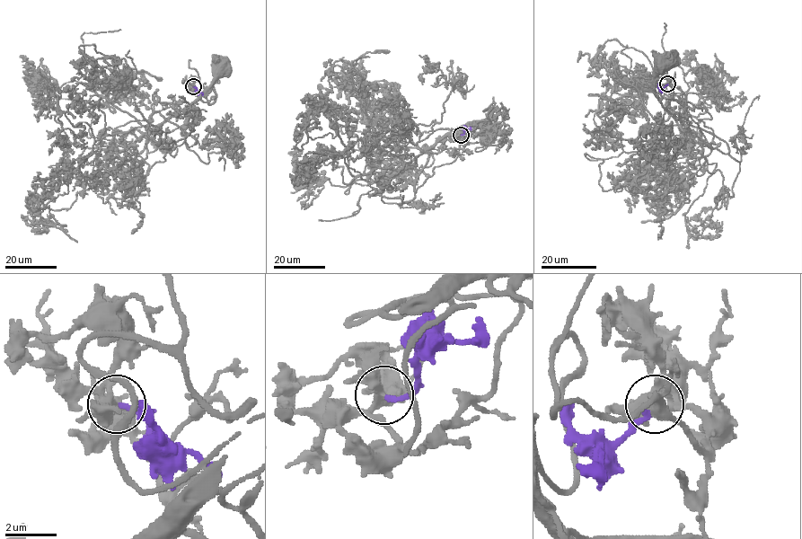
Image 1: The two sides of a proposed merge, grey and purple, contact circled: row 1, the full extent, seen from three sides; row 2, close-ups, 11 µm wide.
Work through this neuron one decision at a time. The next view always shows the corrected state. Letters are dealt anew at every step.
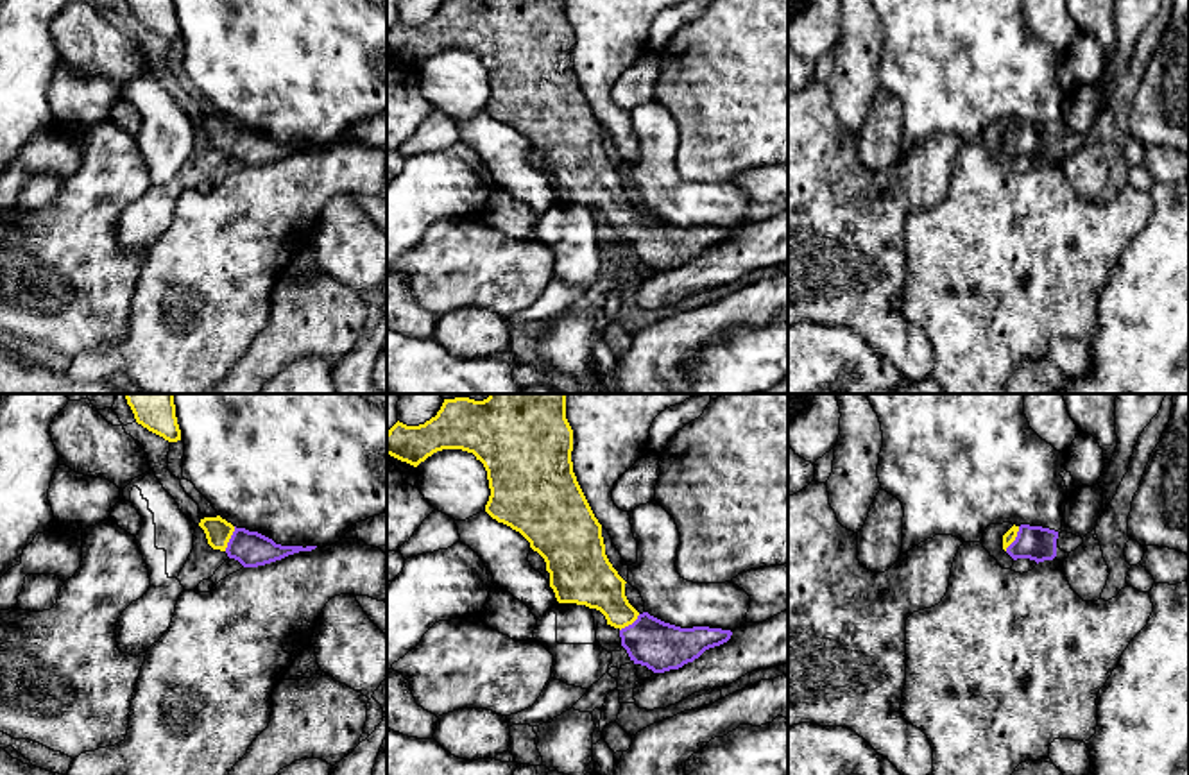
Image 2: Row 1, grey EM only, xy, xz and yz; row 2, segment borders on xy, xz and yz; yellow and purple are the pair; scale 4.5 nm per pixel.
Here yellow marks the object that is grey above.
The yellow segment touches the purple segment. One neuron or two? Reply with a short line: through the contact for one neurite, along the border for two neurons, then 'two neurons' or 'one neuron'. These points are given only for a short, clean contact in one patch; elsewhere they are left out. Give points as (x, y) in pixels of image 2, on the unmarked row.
xy (217, 129), (230, 136), (249, 147) | one neuron

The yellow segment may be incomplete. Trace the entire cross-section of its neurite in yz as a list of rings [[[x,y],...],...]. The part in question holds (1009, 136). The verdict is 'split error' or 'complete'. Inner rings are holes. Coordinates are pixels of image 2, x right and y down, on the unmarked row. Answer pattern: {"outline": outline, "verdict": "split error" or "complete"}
{"outline": [[[1012,125],[1003,134],[1003,149],[1014,158],[1030,158],[1039,161],[1056,156],[1058,131],[1042,125]]], "verdict": "split error"}

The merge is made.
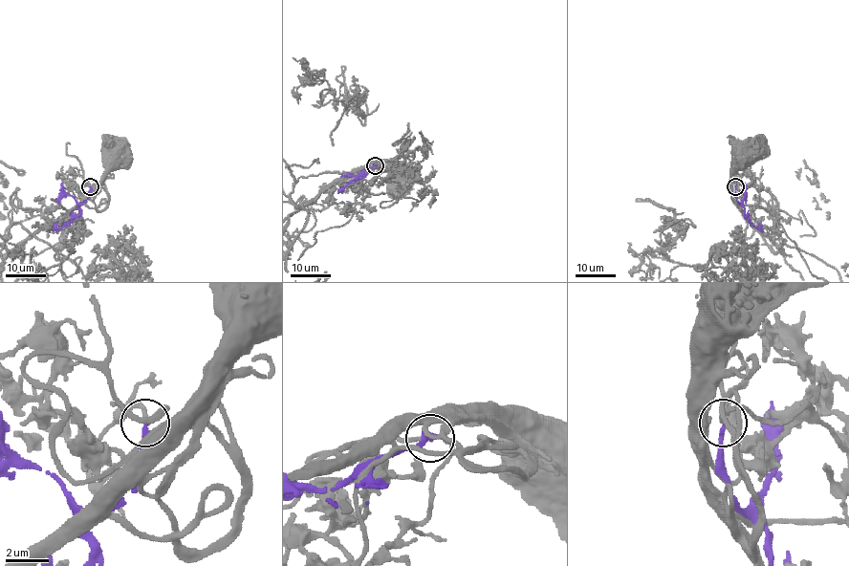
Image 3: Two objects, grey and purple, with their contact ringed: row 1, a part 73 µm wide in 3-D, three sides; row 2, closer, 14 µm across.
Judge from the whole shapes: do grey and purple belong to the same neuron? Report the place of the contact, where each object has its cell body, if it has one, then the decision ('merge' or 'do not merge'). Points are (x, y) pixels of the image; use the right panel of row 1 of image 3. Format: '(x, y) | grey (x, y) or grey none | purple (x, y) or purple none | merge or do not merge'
(735, 186) | grey (749, 151) | purple none | do not merge

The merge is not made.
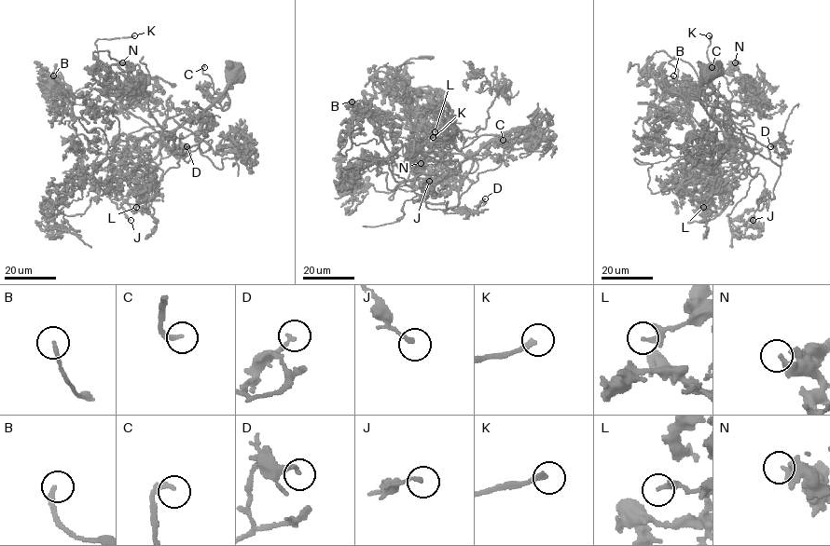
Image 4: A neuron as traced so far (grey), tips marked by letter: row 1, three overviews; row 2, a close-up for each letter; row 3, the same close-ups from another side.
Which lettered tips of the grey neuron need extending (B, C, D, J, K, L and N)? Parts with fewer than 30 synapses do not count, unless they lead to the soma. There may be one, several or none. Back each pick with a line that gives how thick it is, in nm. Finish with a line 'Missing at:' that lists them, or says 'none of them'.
B: 180 nm
C: 200 nm
K: 220 nm
Missing at: B, C, K

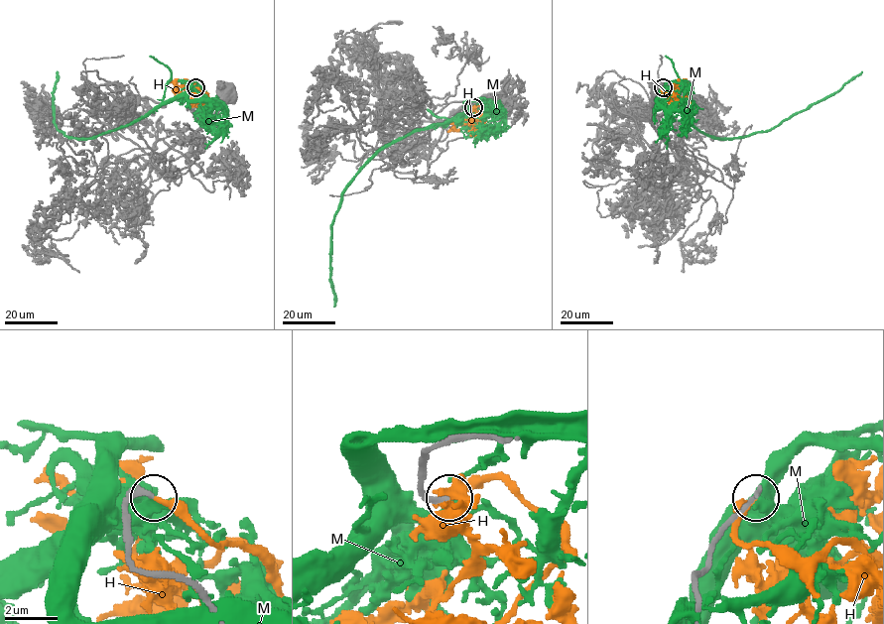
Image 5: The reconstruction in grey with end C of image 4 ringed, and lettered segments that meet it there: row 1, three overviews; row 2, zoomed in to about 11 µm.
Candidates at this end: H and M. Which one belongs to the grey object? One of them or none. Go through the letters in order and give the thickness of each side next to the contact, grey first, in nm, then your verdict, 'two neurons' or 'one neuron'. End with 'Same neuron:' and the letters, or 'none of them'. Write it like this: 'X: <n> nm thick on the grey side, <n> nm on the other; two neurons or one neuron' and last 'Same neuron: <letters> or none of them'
H: 200 nm thick on the grey side, 200 nm on the other; one neuron
M: 200 nm thick on the grey side, 420 nm on the other; two neurons
Same neuron: H

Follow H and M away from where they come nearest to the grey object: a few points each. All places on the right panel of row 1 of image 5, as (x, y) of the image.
H: (663, 87), (661, 90), (673, 92), (676, 97), (675, 87), (679, 91), (685, 81), (688, 82)
M: (663, 87), (699, 131), (718, 138), (742, 138), (766, 132), (808, 109), (862, 71)

